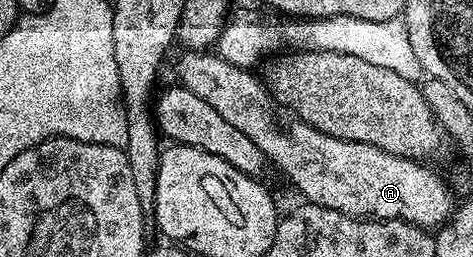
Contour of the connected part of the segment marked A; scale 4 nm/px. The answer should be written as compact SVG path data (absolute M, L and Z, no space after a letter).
M186 49L181 52L174 71L178 74L177 82L187 87L196 97L208 101L224 121L240 129L244 137L249 137L271 164L274 163L290 178L290 183L302 194L301 198L308 203L315 203L328 209L336 209L345 215L357 215L371 219L403 219L415 223L418 227L437 229L450 218L456 207L456 199L450 196L446 183L425 162L416 159L396 157L384 153L367 143L344 141L340 137L328 137L320 129L312 129L303 119L294 116L287 107L281 107L270 94L265 82L253 74L253 70L237 67L224 61L216 53L206 49Z

